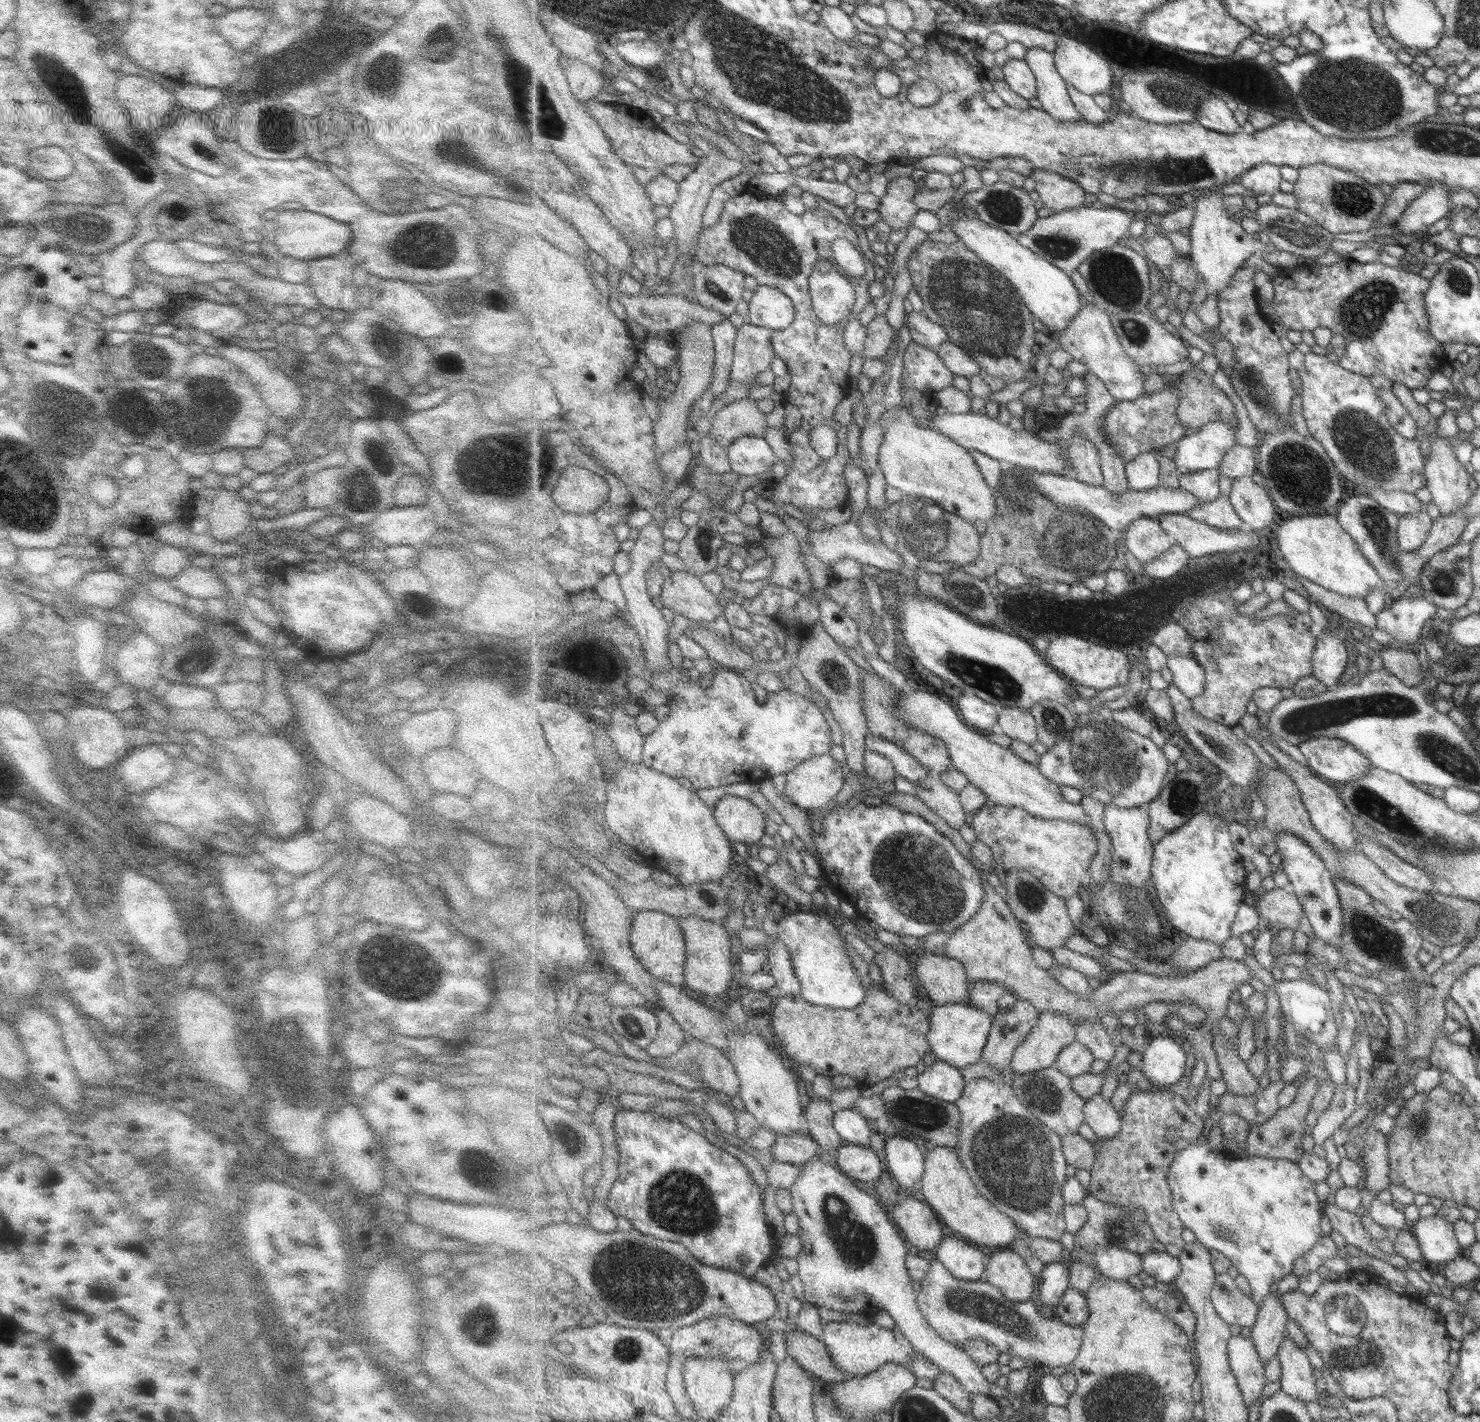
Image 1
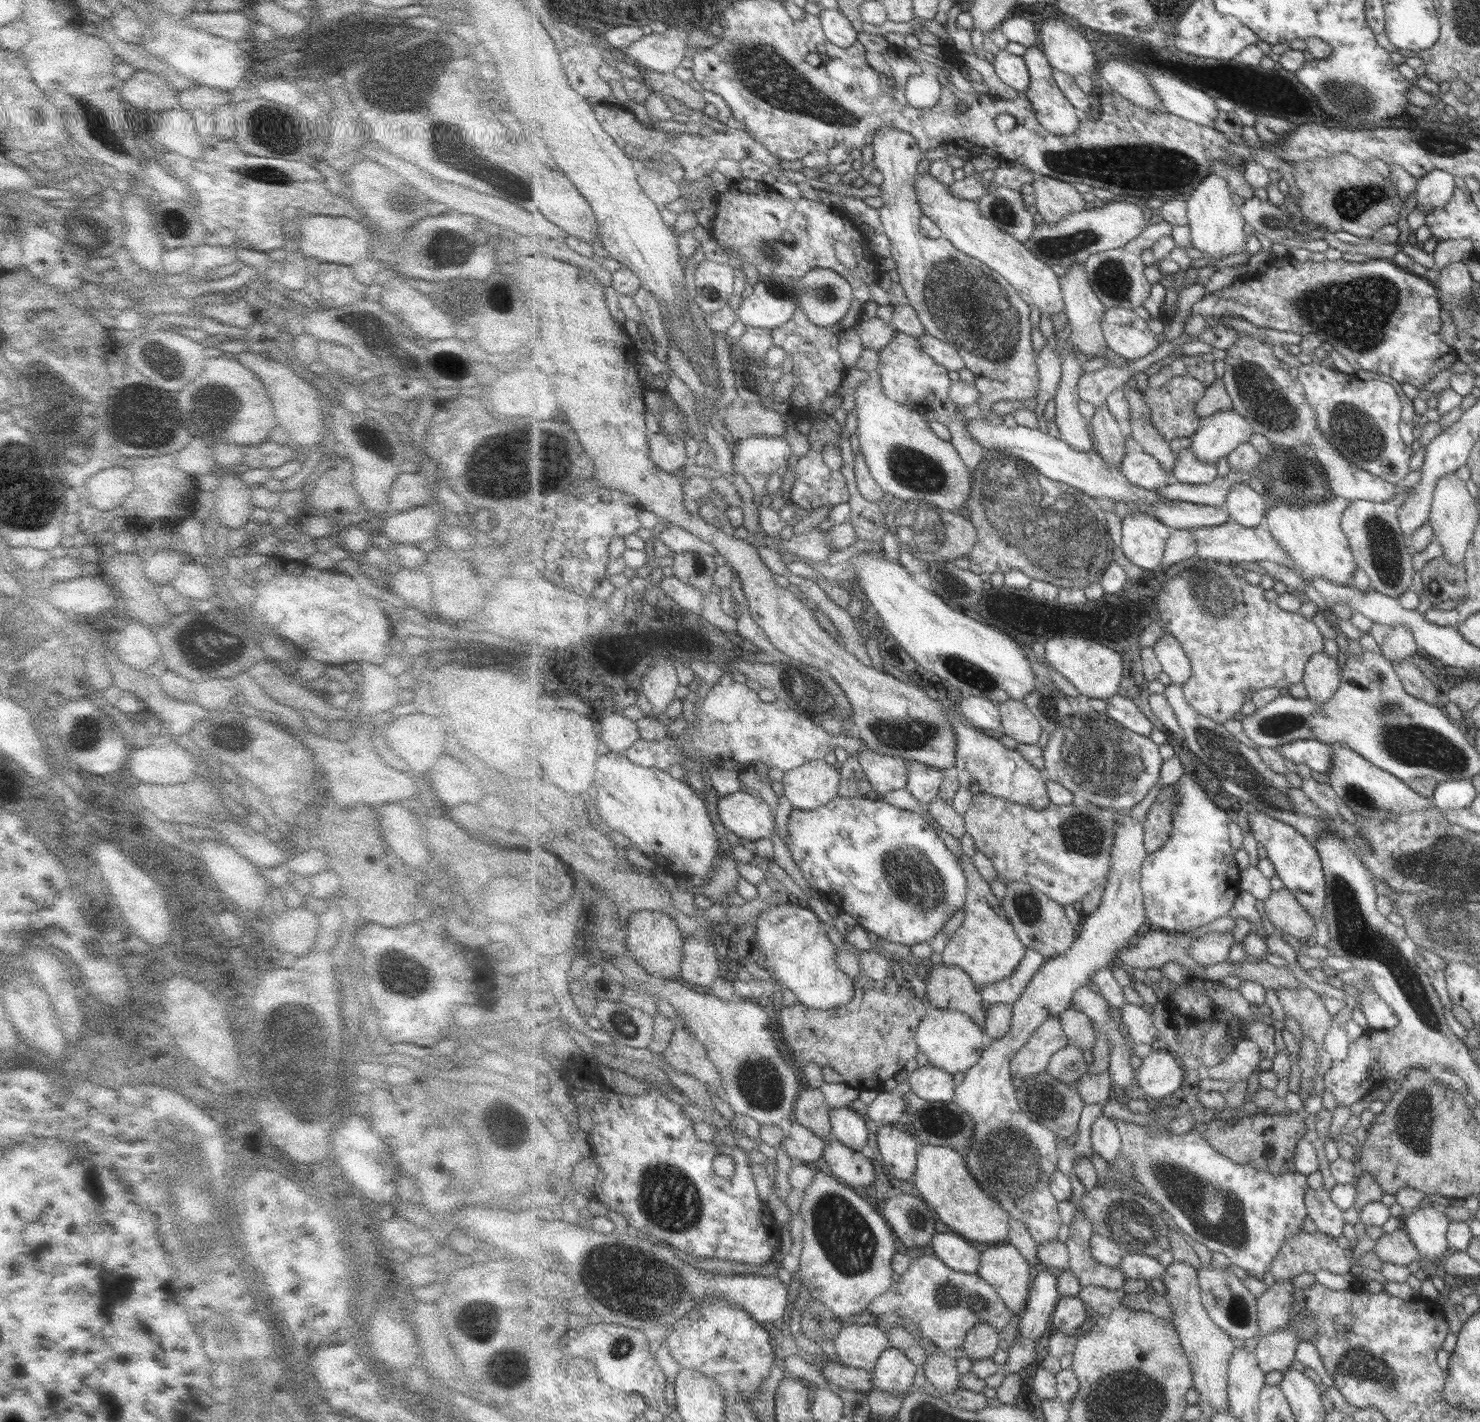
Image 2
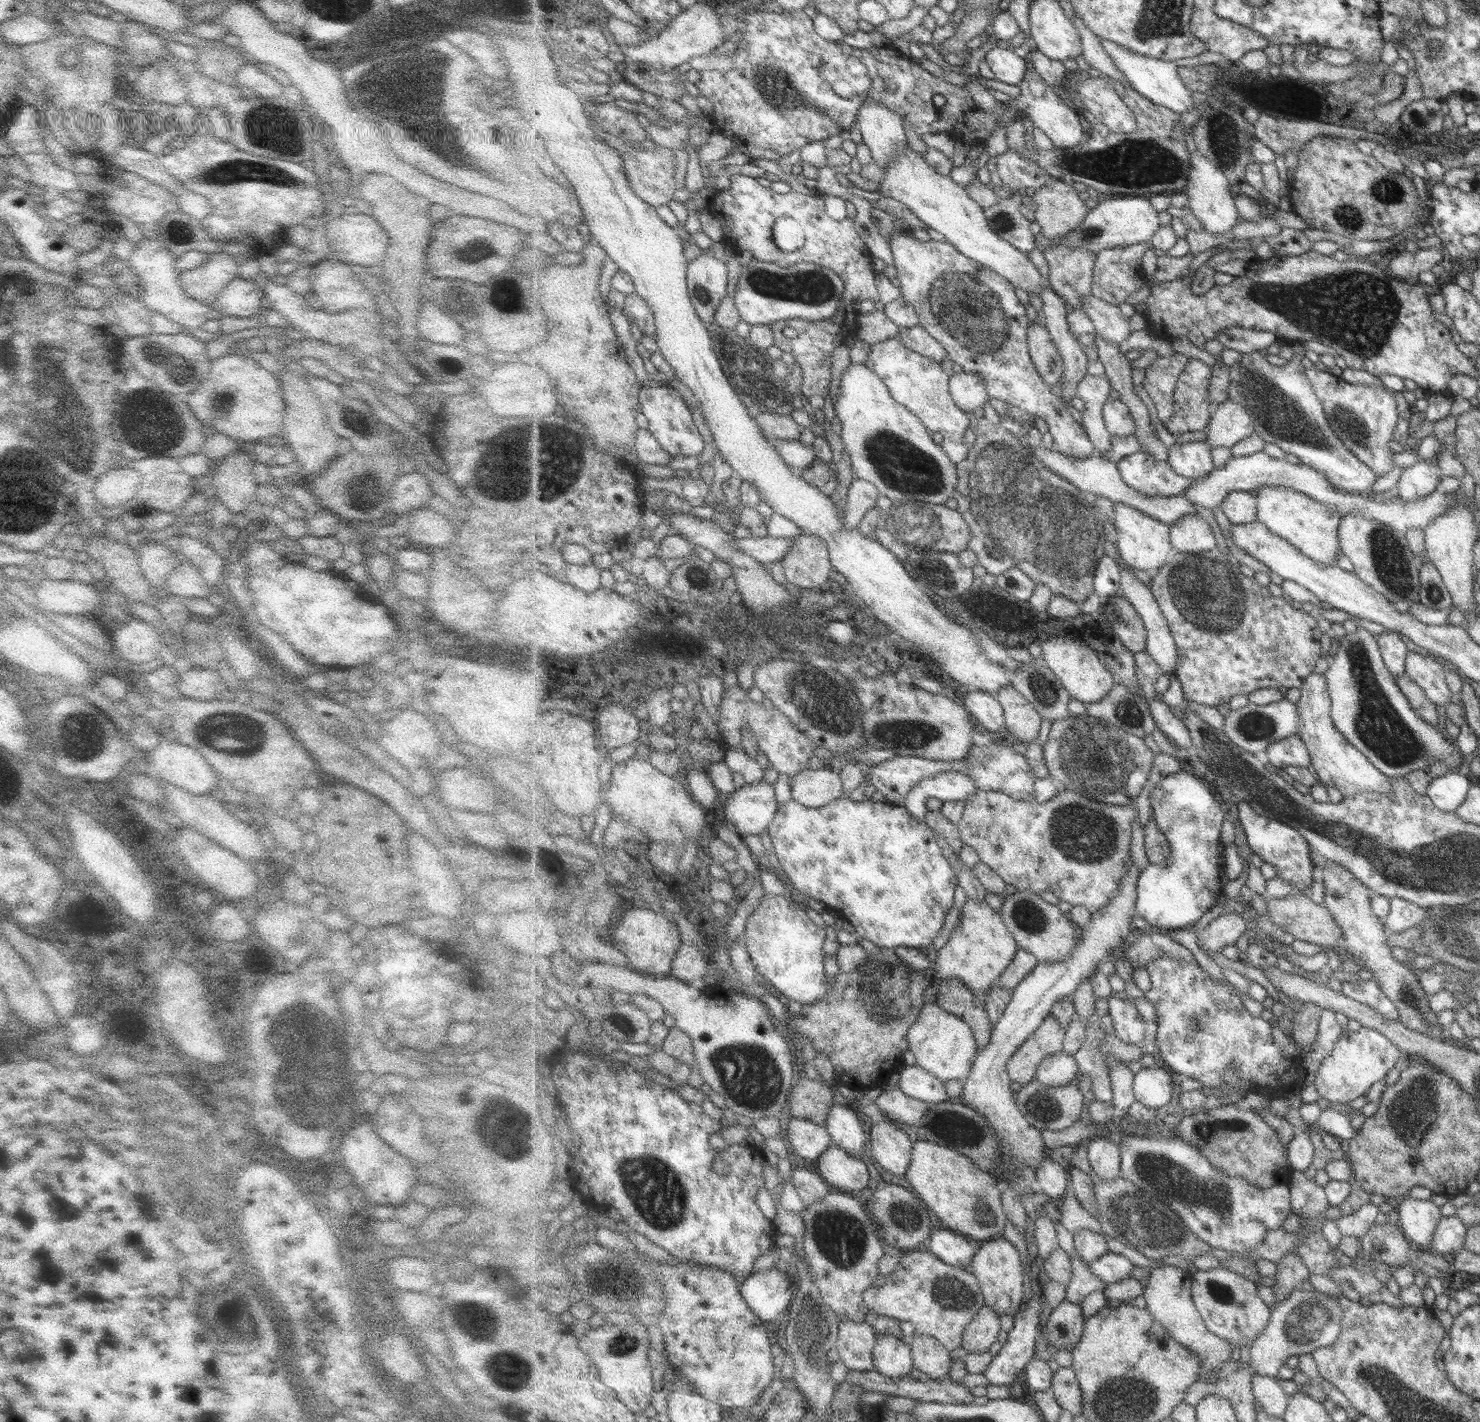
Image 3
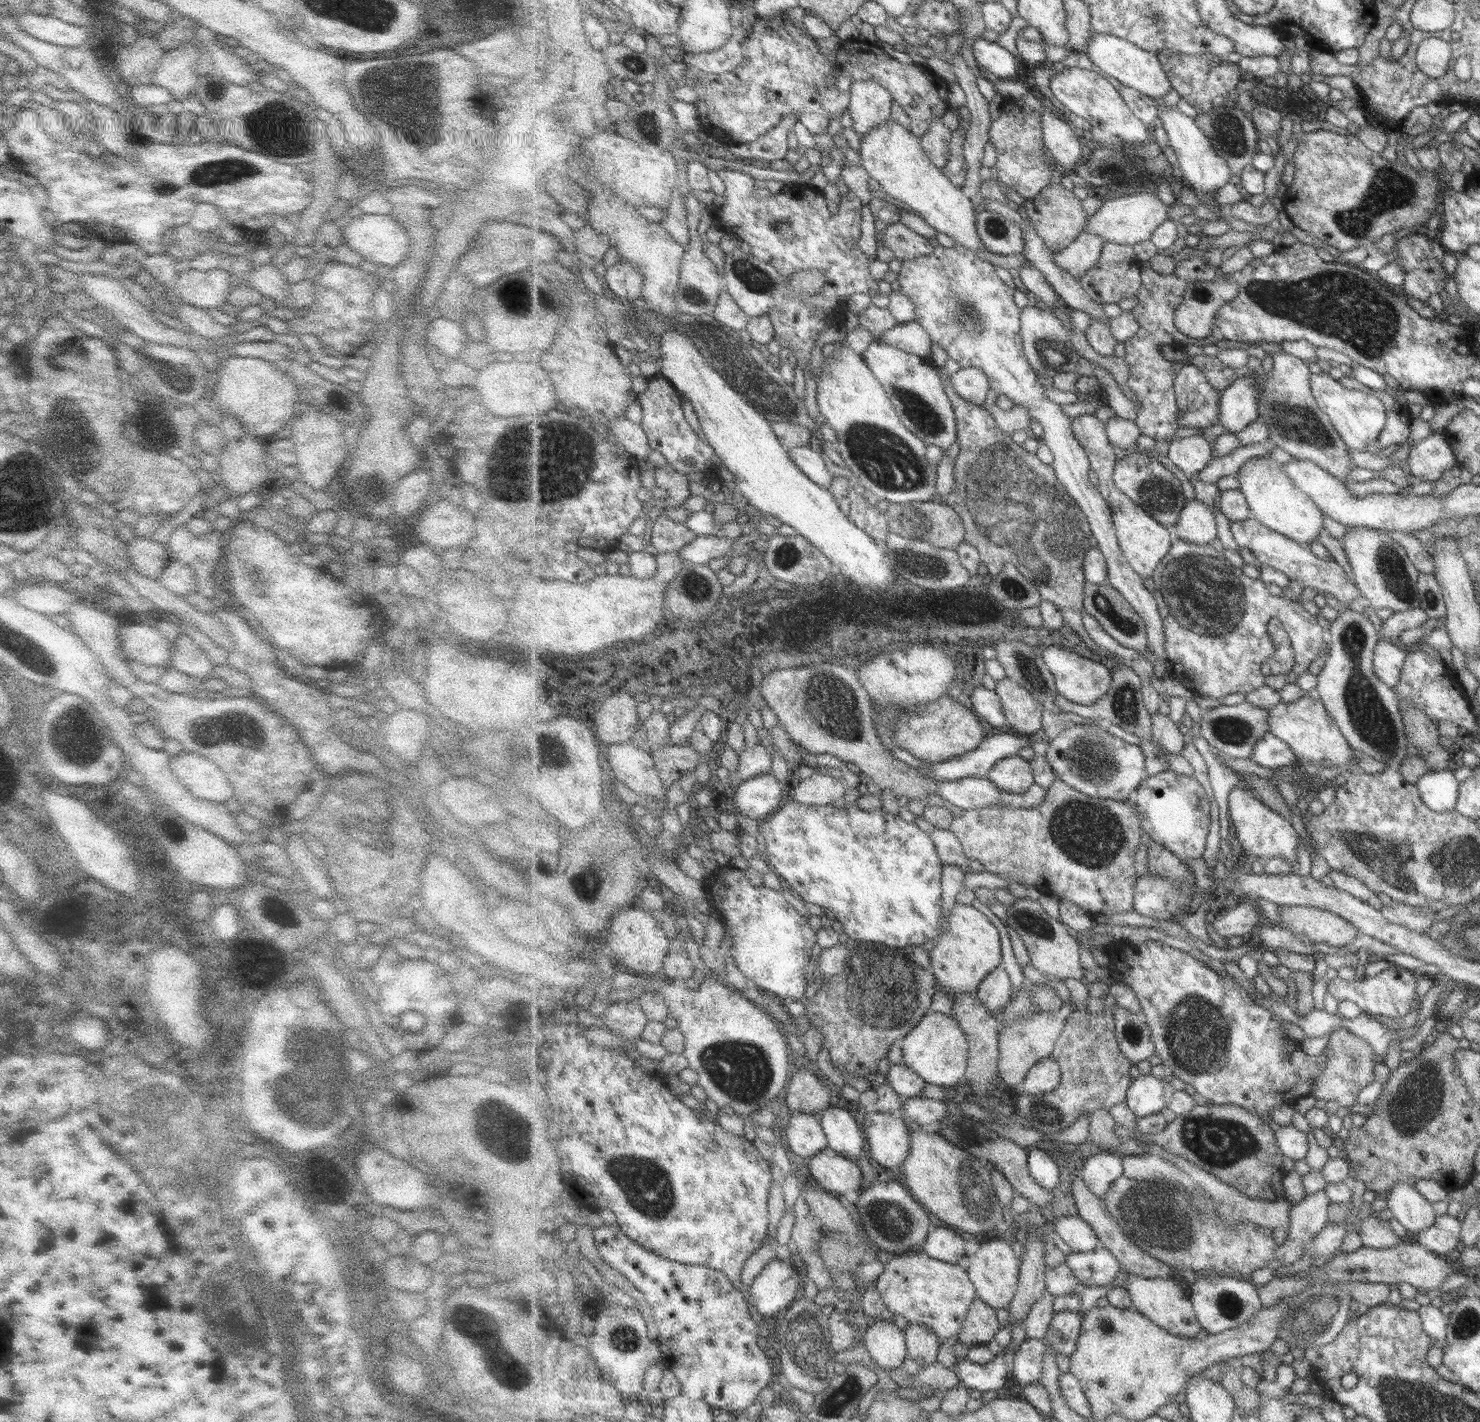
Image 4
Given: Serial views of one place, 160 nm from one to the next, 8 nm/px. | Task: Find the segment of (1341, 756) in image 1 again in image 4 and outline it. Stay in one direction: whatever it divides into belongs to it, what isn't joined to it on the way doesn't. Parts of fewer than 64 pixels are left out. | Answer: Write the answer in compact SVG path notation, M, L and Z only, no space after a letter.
M1273 733L1266 734L1255 747L1251 760L1269 769L1281 766L1299 766L1298 756L1291 750L1290 744L1276 737Z

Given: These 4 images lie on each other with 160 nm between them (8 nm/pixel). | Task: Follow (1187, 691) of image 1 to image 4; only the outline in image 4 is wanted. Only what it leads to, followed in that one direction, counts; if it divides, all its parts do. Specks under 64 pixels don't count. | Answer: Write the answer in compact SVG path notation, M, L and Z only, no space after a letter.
M937 246L934 251L927 256L916 256L911 260L902 261L901 270L897 273L898 280L896 285L899 286L900 292L906 294L915 305L915 320L927 330L931 341L946 350L949 358L956 361L961 368L975 367L982 369L989 378L990 388L995 391L998 396L1006 396L1014 405L1019 405L1027 409L1027 413L1031 415L1031 419L1035 419L1043 428L1044 433L1041 439L1051 450L1054 461L1052 468L1059 478L1059 482L1063 484L1063 488L1076 500L1079 508L1087 515L1090 522L1091 530L1094 537L1098 540L1099 550L1104 554L1108 566L1108 577L1110 584L1115 587L1120 594L1125 597L1137 615L1143 619L1143 623L1147 626L1147 634L1149 646L1148 650L1157 656L1159 660L1168 660L1166 651L1166 634L1164 619L1161 617L1161 611L1154 593L1151 594L1145 584L1143 577L1127 562L1126 556L1120 547L1116 528L1114 525L1114 516L1110 509L1109 503L1089 478L1091 472L1091 462L1089 455L1082 447L1082 444L1075 438L1073 426L1073 418L1067 416L1059 404L1055 404L1053 400L1049 400L1045 396L1045 388L1039 382L1040 377L1034 370L1029 361L1027 361L1024 353L1024 343L1022 340L1022 308L1015 304L1015 289L1007 286L999 276L997 276L997 268L991 262L979 258L976 252L969 250L963 246L955 246L953 248L945 248Z

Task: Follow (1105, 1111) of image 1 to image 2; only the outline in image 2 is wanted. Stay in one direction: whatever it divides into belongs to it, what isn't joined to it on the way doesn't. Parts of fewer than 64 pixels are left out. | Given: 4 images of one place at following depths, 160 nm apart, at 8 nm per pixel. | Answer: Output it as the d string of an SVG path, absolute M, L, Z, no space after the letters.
M1099 1116L1091 1126L1091 1147L1111 1164L1122 1150L1122 1132L1111 1117Z

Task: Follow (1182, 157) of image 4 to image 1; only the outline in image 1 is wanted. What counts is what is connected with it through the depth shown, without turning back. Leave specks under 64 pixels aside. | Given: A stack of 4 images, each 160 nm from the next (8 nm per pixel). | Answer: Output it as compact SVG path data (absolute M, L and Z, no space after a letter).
M1211 190L1210 195L1197 202L1196 215L1190 226L1191 249L1190 257L1194 267L1198 270L1200 278L1204 281L1207 296L1219 296L1226 288L1230 287L1232 279L1241 266L1255 254L1265 253L1267 246L1255 236L1245 232L1239 219L1230 215L1225 208L1224 197Z

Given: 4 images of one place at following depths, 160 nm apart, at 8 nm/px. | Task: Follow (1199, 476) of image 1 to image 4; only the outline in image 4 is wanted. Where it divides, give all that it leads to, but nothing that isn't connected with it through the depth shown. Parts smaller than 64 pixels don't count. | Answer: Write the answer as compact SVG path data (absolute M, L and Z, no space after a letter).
M1201 435L1173 438L1168 449L1168 458L1188 477L1199 475L1214 458L1213 446Z

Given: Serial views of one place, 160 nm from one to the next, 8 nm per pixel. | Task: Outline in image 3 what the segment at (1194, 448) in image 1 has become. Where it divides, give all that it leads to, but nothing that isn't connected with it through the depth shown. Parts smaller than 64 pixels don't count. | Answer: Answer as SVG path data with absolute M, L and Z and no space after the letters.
M1227 399L1213 409L1208 431L1205 432L1205 441L1212 449L1222 446L1231 448L1254 432L1254 420L1247 409Z

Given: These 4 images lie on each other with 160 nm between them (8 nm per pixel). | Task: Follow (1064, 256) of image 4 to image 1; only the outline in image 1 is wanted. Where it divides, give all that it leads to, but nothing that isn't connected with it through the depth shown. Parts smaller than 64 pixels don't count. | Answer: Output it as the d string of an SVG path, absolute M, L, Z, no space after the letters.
M1086 305L1073 319L1069 329L1063 331L1058 338L1061 349L1069 353L1073 360L1085 364L1090 374L1097 376L1106 388L1111 392L1113 398L1119 401L1138 400L1145 392L1145 374L1139 370L1130 356L1127 356L1117 332L1115 332L1110 313L1099 307Z

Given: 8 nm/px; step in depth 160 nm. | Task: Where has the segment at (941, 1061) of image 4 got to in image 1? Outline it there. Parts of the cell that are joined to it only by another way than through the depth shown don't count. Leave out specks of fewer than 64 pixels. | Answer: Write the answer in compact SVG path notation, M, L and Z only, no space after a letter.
M951 1003L935 1006L930 1017L928 1041L937 1060L964 1069L983 1060L982 1054L994 1026L994 1016L972 1005Z

